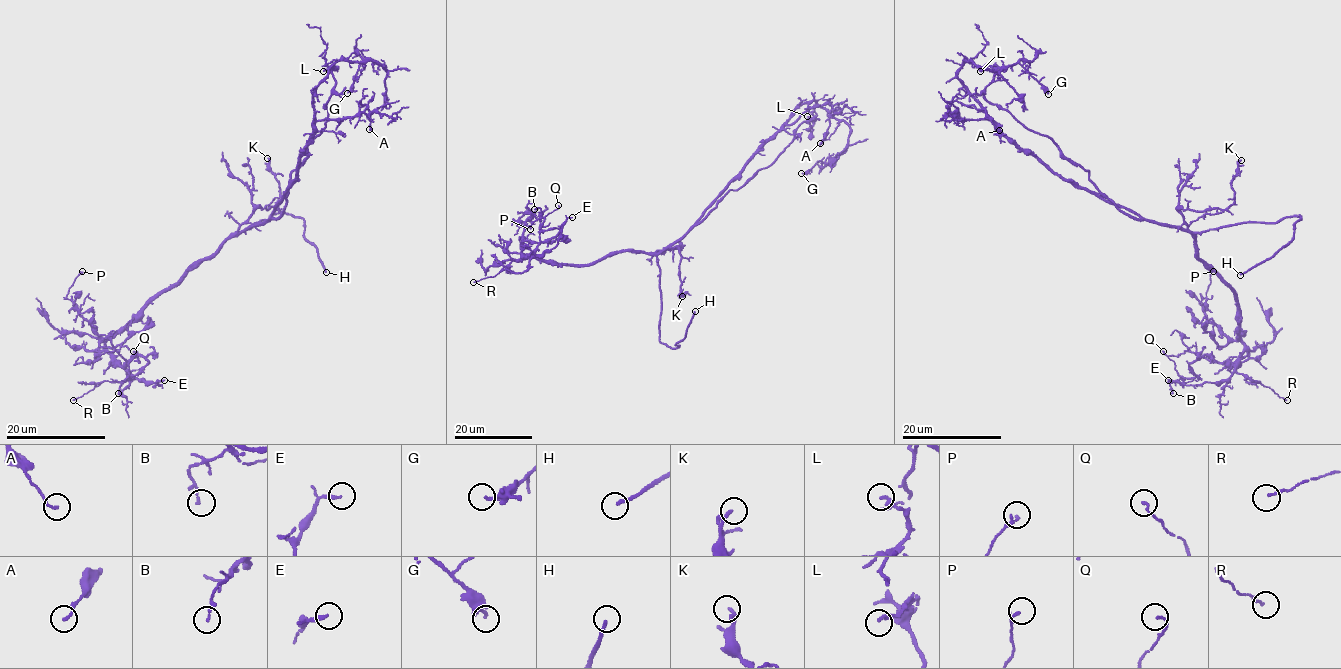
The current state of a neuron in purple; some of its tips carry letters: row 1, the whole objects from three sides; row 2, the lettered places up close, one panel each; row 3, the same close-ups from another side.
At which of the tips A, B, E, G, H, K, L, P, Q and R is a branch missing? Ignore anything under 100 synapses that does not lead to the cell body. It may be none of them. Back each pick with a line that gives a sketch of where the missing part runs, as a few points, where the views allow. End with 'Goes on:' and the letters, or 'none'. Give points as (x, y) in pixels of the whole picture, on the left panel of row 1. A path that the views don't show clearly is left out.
H: Course of what is missing: (326, 272), (335, 285), (358, 270), (368, 255), (372, 258), (376, 254)
Goes on: H

